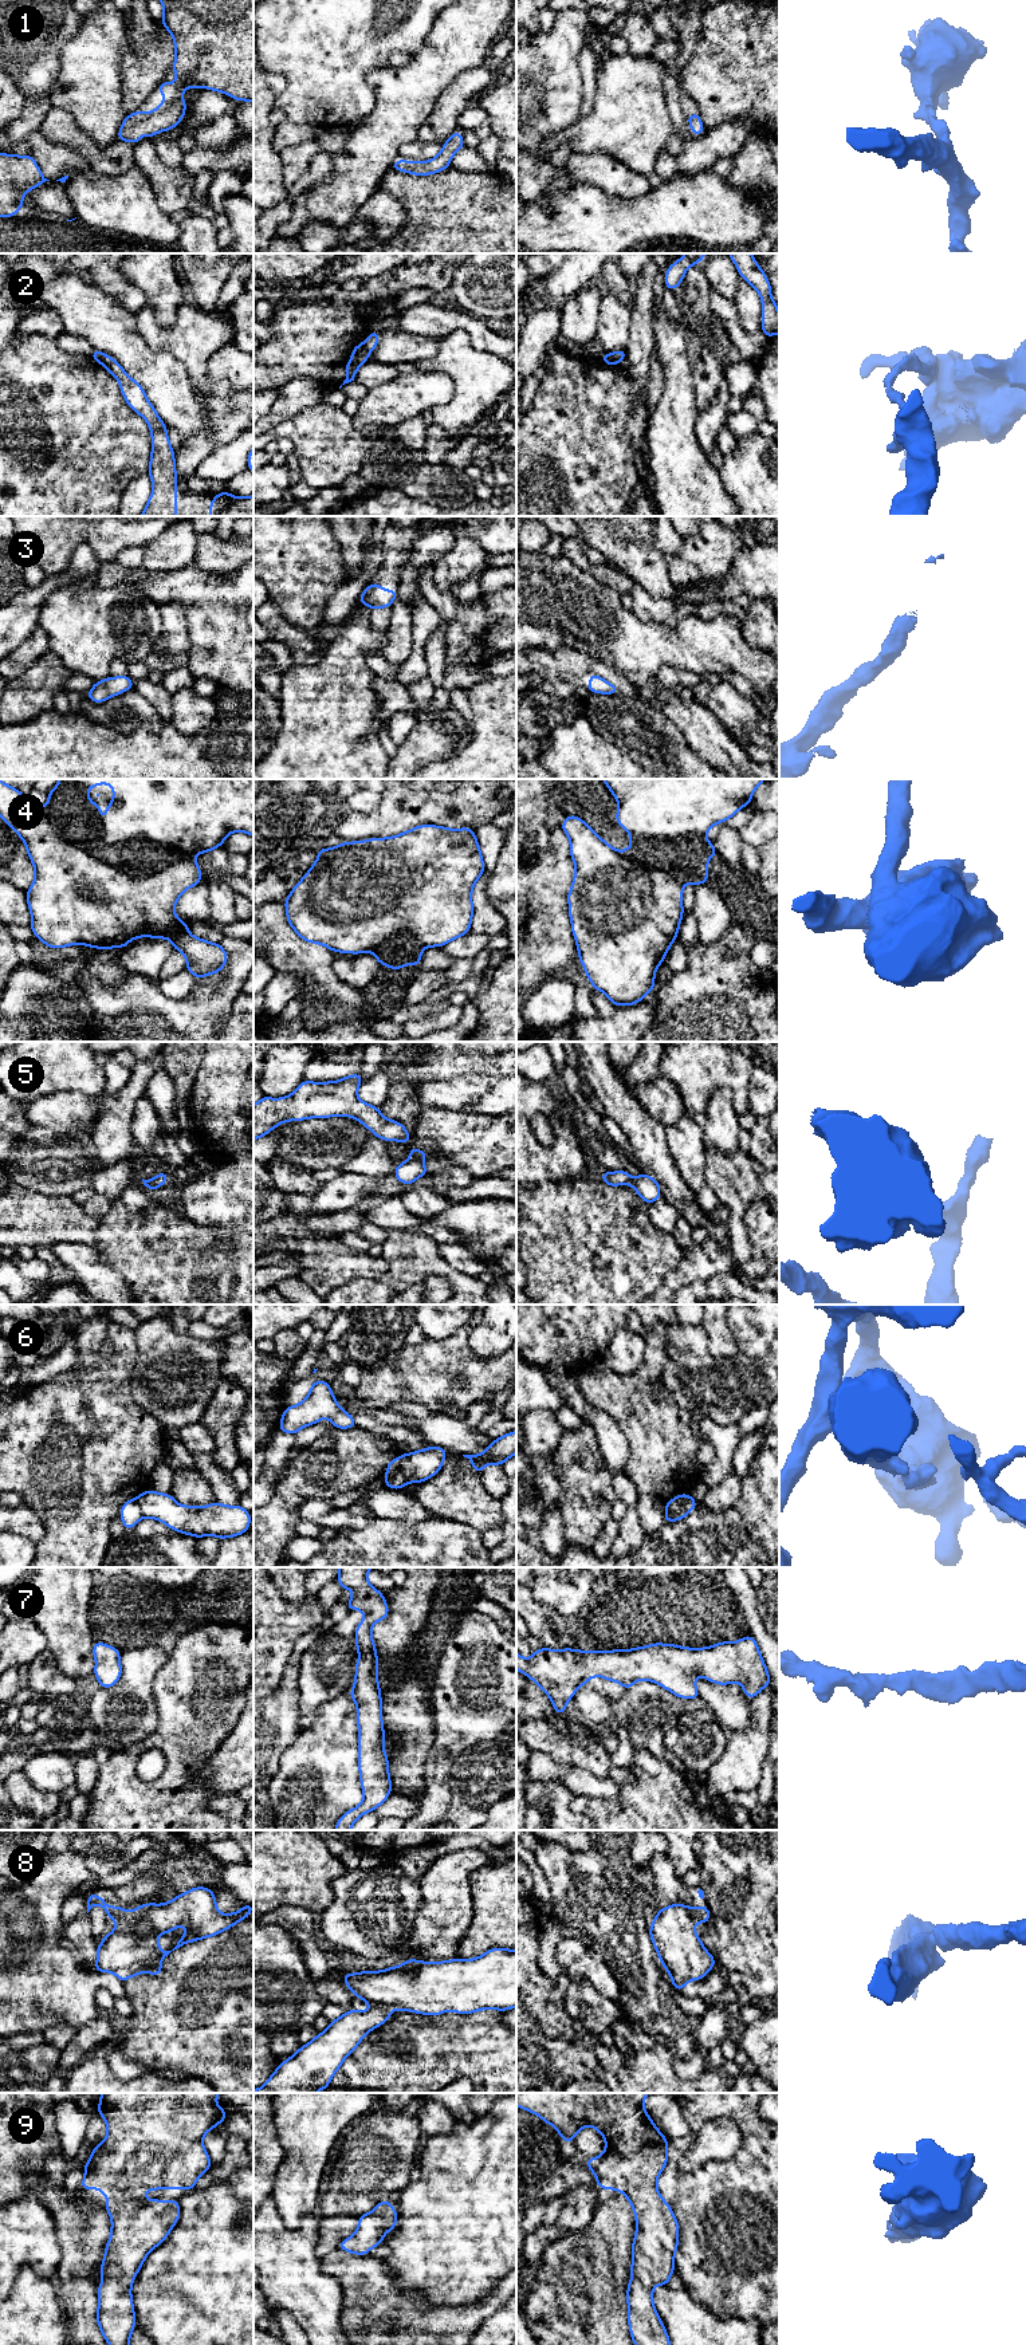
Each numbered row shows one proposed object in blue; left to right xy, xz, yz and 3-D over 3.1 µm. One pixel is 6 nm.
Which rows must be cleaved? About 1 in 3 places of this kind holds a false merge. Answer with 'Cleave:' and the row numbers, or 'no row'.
Cleave: 2, 4, 5, 6, 8

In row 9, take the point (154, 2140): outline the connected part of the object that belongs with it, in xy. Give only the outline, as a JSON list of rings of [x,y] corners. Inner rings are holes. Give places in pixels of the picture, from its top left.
[[[102,2093],[99,2097],[99,2105],[97,2113],[99,2113],[105,2121],[107,2128],[107,2136],[105,2140],[93,2148],[91,2156],[84,2164],[84,2177],[80,2184],[80,2189],[102,2189],[102,2195],[107,2199],[107,2206],[103,2207],[111,2216],[111,2234],[109,2242],[106,2243],[106,2250],[103,2255],[103,2261],[101,2265],[101,2279],[103,2281],[98,2286],[98,2311],[97,2311],[97,2322],[99,2325],[101,2333],[105,2337],[109,2345],[129,2345],[130,2336],[135,2326],[135,2313],[131,2298],[131,2285],[134,2278],[137,2277],[141,2266],[144,2265],[148,2254],[158,2247],[169,2235],[170,2230],[176,2226],[180,2218],[180,2202],[178,2200],[150,2200],[146,2199],[142,2193],[148,2189],[186,2189],[190,2191],[196,2187],[198,2177],[207,2172],[211,2167],[211,2157],[207,2153],[203,2139],[207,2132],[216,2128],[220,2122],[225,2120],[228,2112],[225,2109],[220,2109],[216,2102],[216,2097],[221,2096],[220,2093]]]

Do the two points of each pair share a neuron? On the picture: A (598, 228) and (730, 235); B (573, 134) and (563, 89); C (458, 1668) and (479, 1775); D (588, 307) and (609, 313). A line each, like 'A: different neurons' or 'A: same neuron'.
A: same neuron
B: different neurons
C: different neurons
D: different neurons

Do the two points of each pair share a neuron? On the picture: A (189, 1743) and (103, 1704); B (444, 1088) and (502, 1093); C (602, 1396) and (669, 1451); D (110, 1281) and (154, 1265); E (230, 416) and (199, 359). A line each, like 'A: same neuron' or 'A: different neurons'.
A: different neurons
B: same neuron
C: same neuron
D: different neurons
E: same neuron

